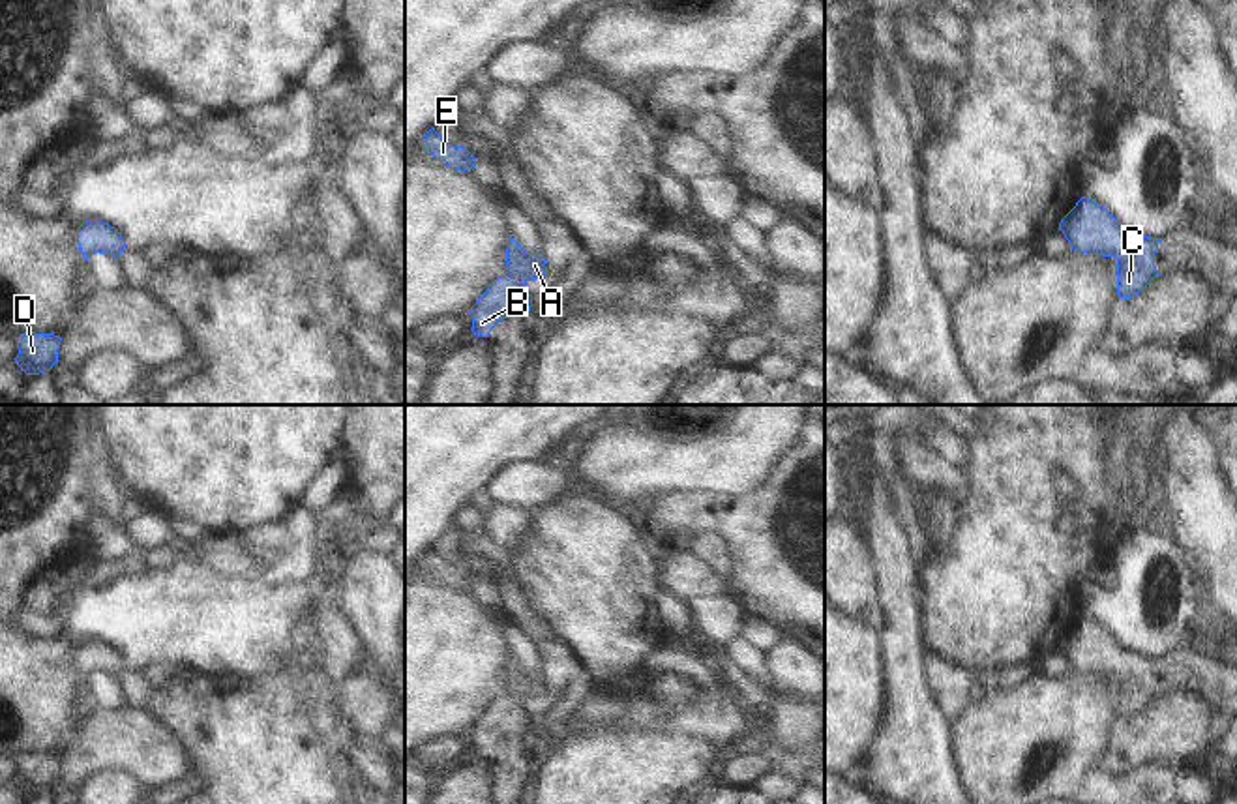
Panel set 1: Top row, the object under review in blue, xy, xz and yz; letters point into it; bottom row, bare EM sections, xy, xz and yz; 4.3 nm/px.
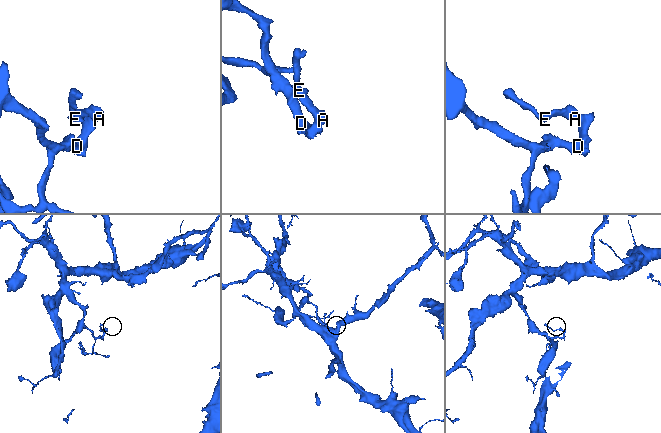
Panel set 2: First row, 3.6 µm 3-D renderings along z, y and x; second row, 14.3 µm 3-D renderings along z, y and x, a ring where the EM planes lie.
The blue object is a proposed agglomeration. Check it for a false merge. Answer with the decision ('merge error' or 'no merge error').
no merge error

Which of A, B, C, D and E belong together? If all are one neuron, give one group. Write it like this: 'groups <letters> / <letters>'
groups A B C D E

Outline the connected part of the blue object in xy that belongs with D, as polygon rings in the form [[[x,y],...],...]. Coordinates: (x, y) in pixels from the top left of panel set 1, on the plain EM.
[[[24,752],[17,757],[19,774],[15,783],[26,795],[39,795],[51,791],[58,782],[60,755]]]

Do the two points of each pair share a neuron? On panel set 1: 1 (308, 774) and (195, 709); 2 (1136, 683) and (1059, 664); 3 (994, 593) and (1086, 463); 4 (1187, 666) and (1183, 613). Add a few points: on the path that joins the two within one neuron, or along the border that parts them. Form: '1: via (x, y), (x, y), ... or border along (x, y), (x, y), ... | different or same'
1: via (280, 774), (223, 724) | same
2: border along (1058, 649), (1074, 670) | different
3: via (1014, 550), (1014, 493), (1043, 465) | same
4: border along (1185, 641), (1162, 658) | different

